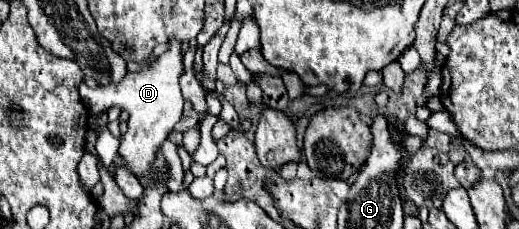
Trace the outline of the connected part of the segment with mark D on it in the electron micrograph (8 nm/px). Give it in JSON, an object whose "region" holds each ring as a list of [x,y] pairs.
{"region":[[[170,42],[170,48],[166,54],[162,54],[156,62],[152,62],[146,70],[140,72],[128,72],[124,82],[116,86],[104,86],[104,88],[88,88],[84,82],[80,84],[80,96],[89,114],[97,115],[107,111],[112,106],[124,108],[130,114],[128,120],[128,132],[120,138],[118,154],[124,160],[124,166],[138,178],[150,178],[156,154],[160,152],[162,144],[166,142],[168,134],[176,126],[176,122],[182,116],[182,104],[184,98],[180,94],[178,78],[184,72],[182,58],[180,58],[180,42]]]}

